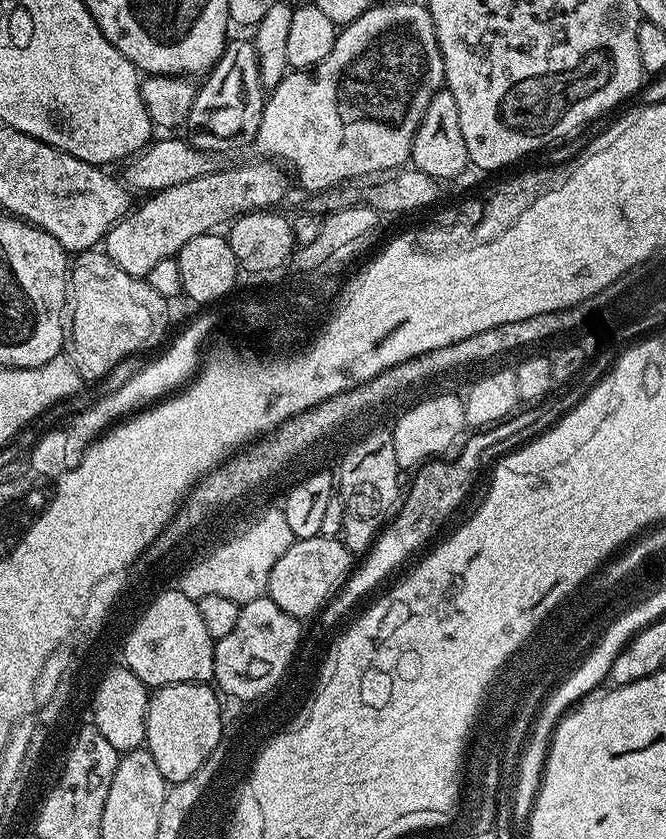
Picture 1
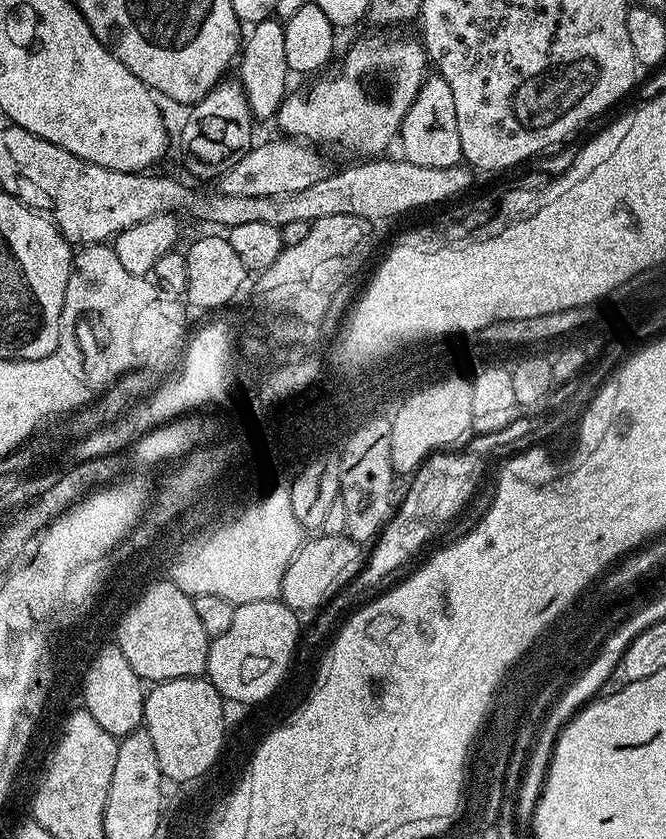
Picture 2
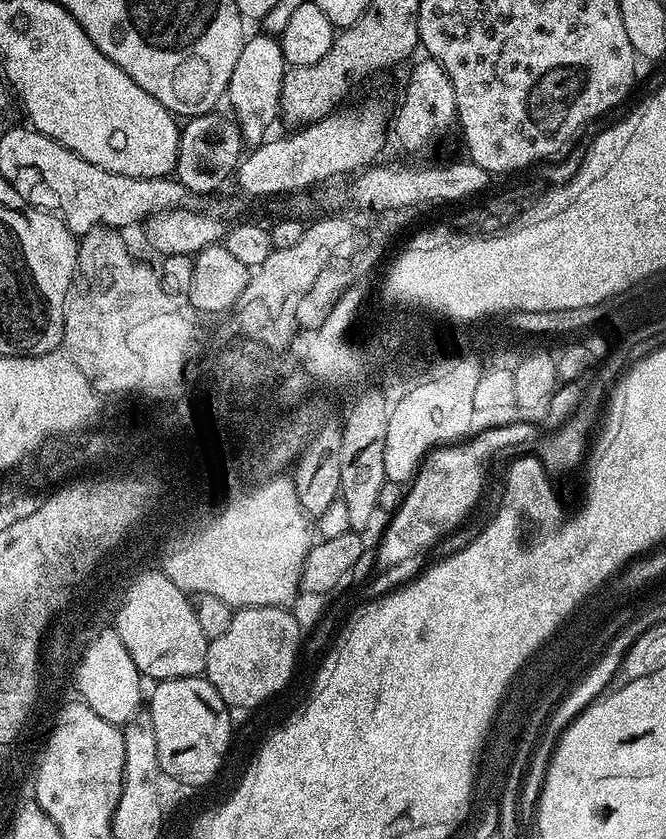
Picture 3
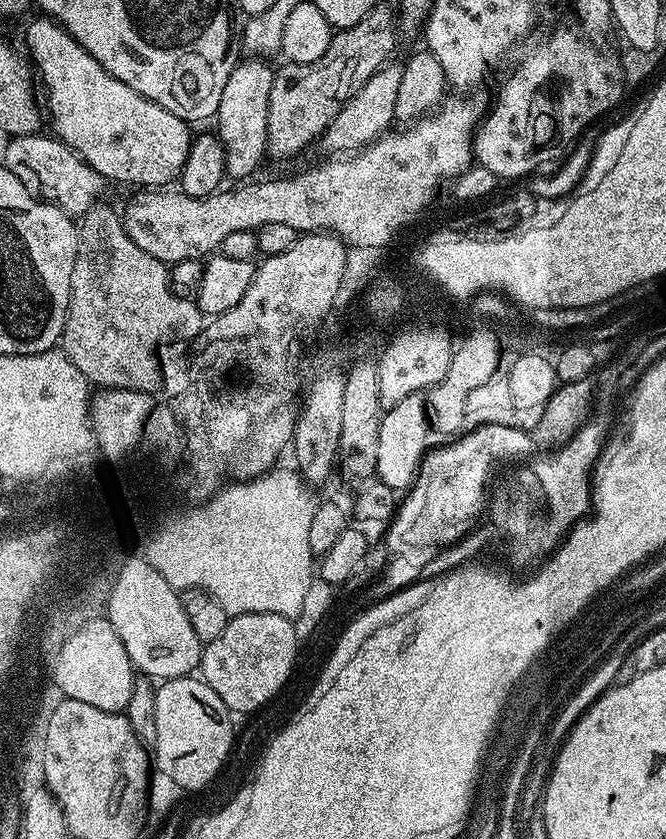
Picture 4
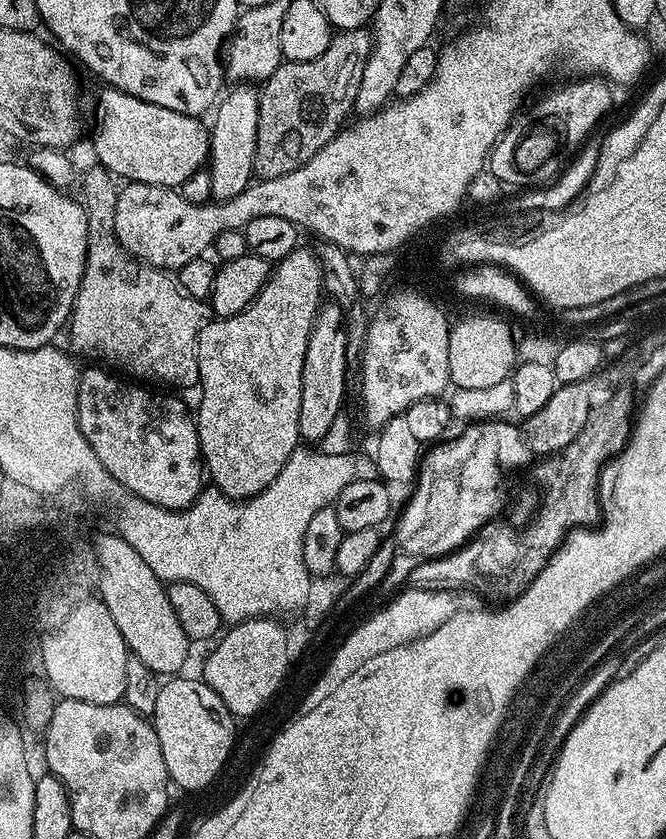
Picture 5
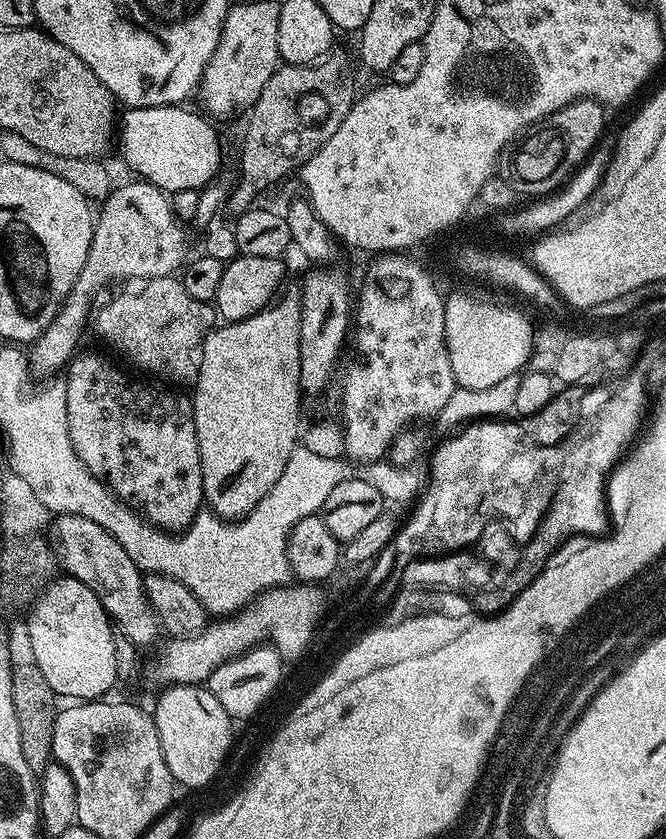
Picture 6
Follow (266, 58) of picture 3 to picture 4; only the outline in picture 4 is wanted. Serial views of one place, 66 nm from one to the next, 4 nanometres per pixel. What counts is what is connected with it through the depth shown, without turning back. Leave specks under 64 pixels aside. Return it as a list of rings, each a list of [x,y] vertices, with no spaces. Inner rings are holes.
[[[244,58],[237,63],[236,69],[226,78],[226,87],[222,89],[222,102],[214,117],[215,131],[218,133],[224,157],[225,173],[233,181],[240,182],[248,176],[263,160],[267,153],[267,106],[270,101],[270,88],[274,68],[264,58]]]

